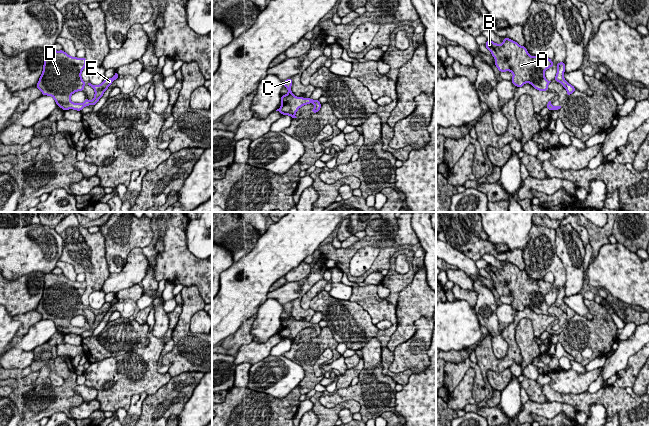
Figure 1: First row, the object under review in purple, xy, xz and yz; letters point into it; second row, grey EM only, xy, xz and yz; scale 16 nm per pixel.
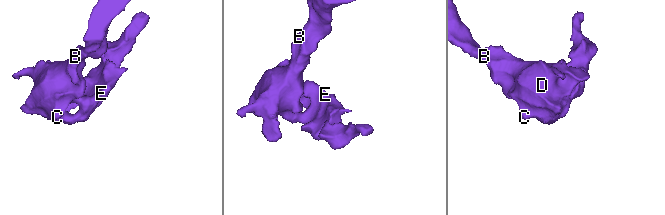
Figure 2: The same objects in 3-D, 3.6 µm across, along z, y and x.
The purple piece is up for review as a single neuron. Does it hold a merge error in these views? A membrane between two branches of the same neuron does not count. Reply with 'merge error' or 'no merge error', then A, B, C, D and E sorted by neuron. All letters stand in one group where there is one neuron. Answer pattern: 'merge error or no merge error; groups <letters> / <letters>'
no merge error; groups A B C D E

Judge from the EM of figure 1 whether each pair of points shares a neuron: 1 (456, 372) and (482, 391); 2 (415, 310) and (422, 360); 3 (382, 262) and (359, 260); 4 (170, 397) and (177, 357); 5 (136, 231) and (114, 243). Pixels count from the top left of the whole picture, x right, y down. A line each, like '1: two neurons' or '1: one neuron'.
1: one neuron
2: one neuron
3: two neurons
4: one neuron
5: one neuron

